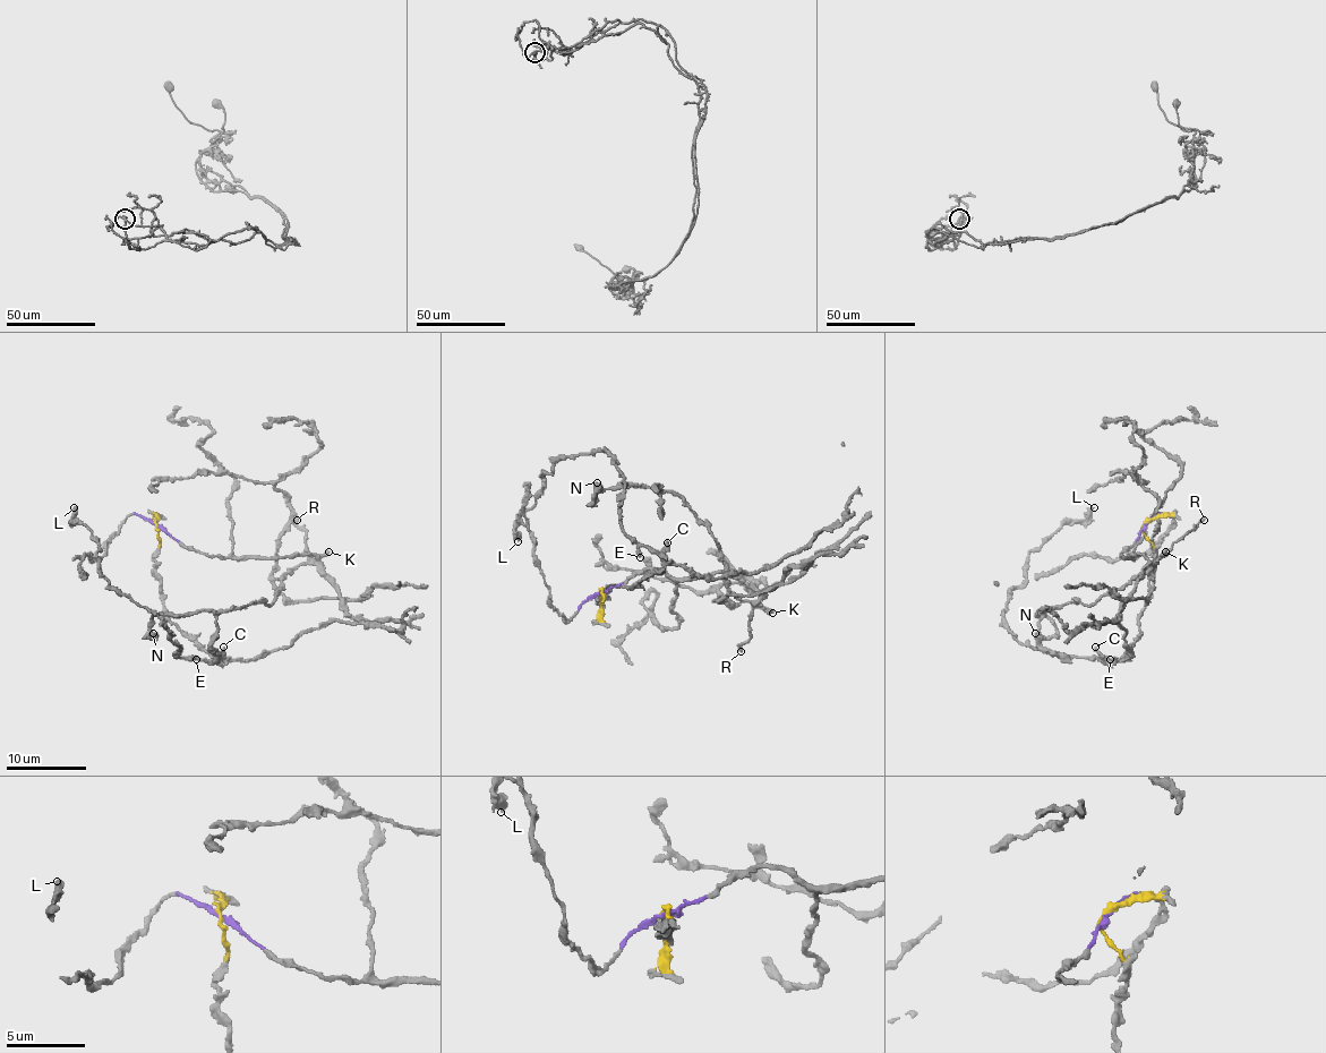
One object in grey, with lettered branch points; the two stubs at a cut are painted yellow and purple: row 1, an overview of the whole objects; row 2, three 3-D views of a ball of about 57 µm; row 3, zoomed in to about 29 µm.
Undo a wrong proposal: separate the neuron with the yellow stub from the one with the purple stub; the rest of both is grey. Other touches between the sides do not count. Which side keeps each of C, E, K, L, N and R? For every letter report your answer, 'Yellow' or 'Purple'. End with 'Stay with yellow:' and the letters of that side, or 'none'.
C: Yellow
E: Yellow
K: Purple
L: Yellow
N: Purple
R: Purple
Stay with yellow: C, E, L

